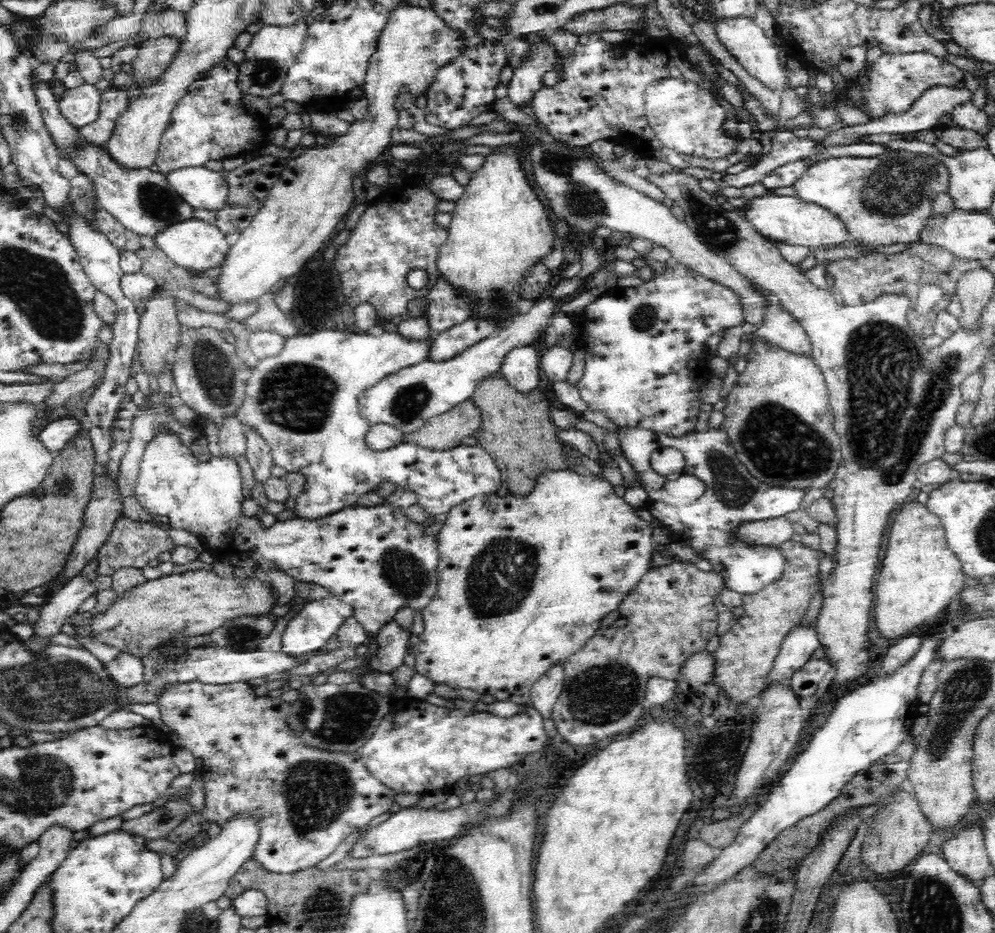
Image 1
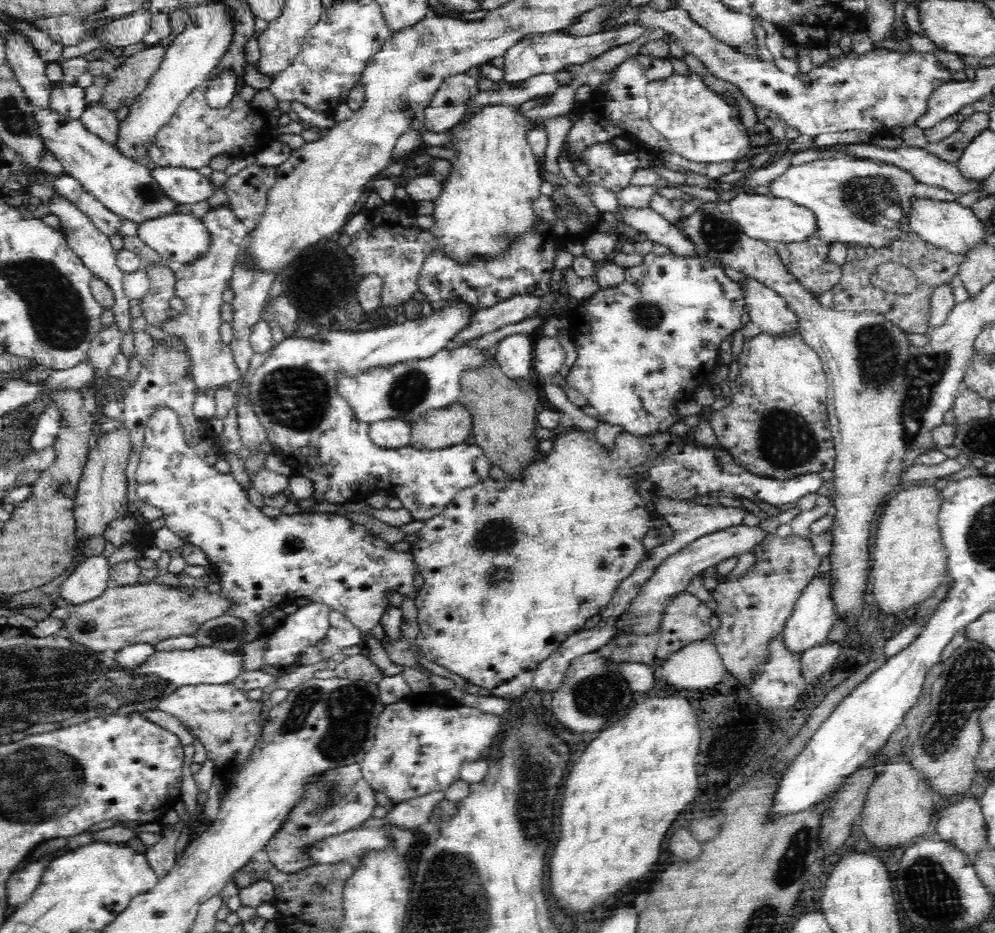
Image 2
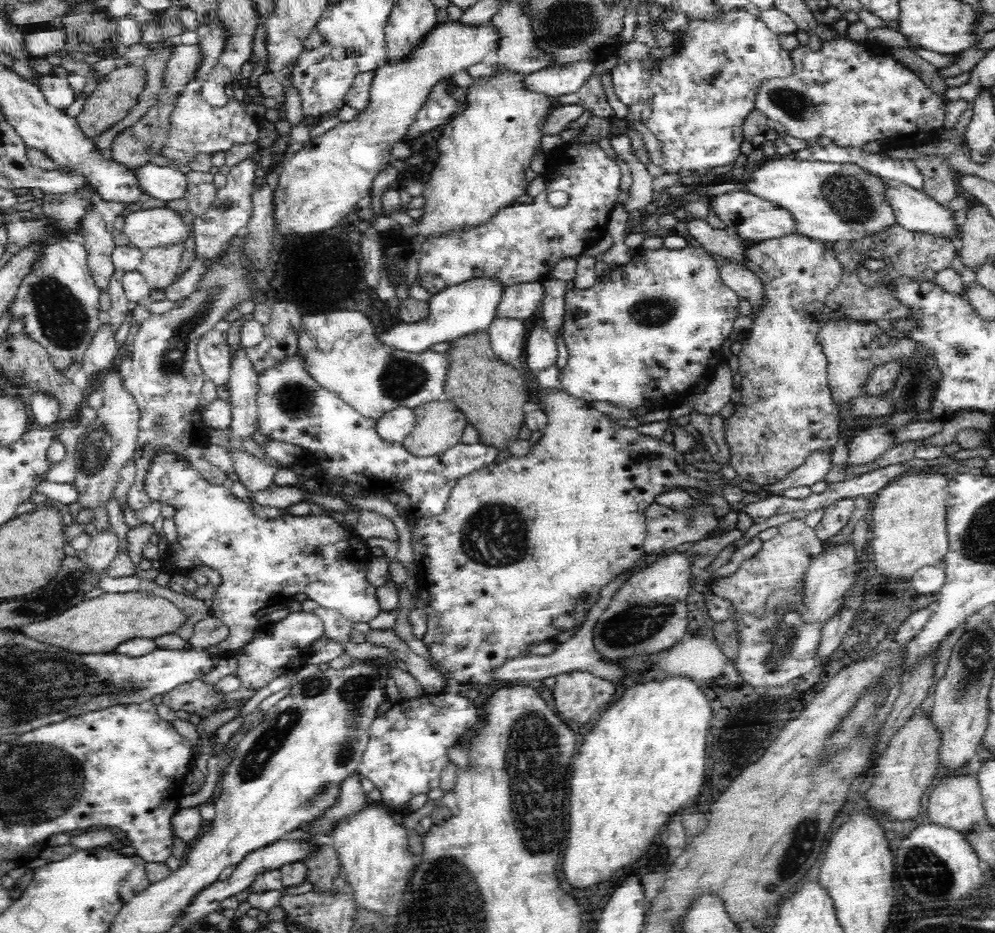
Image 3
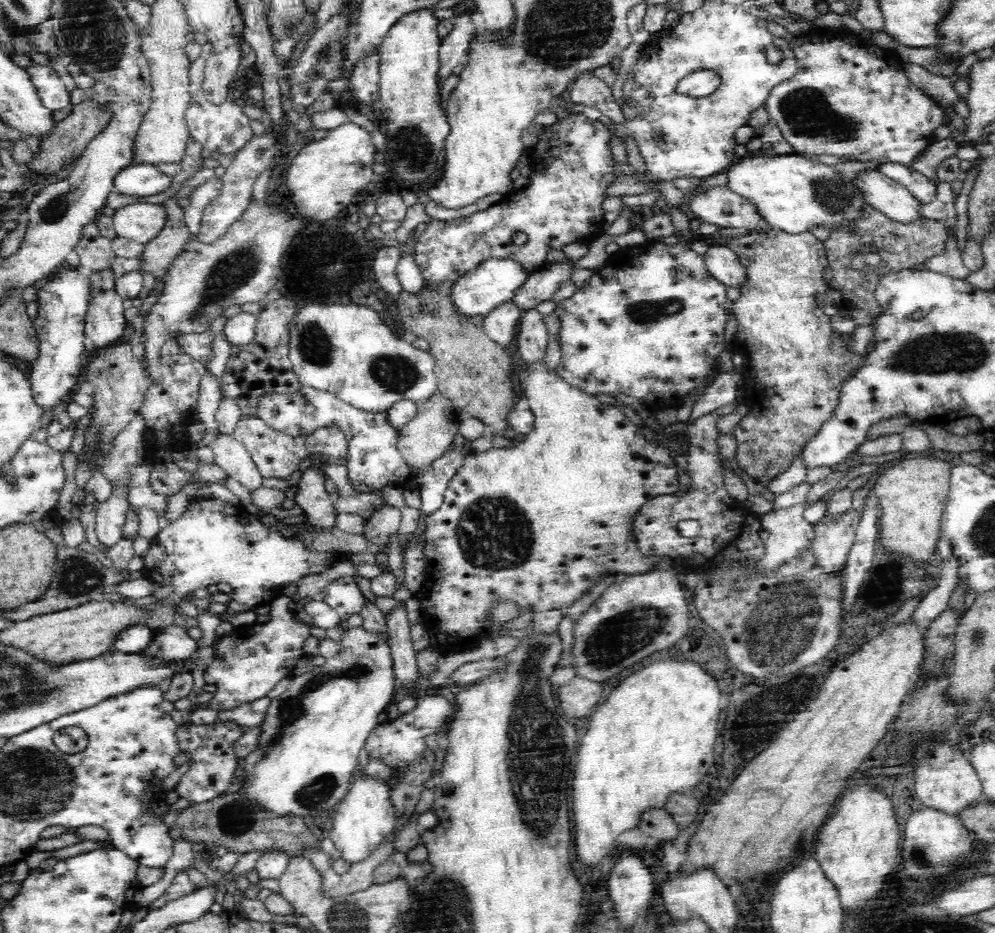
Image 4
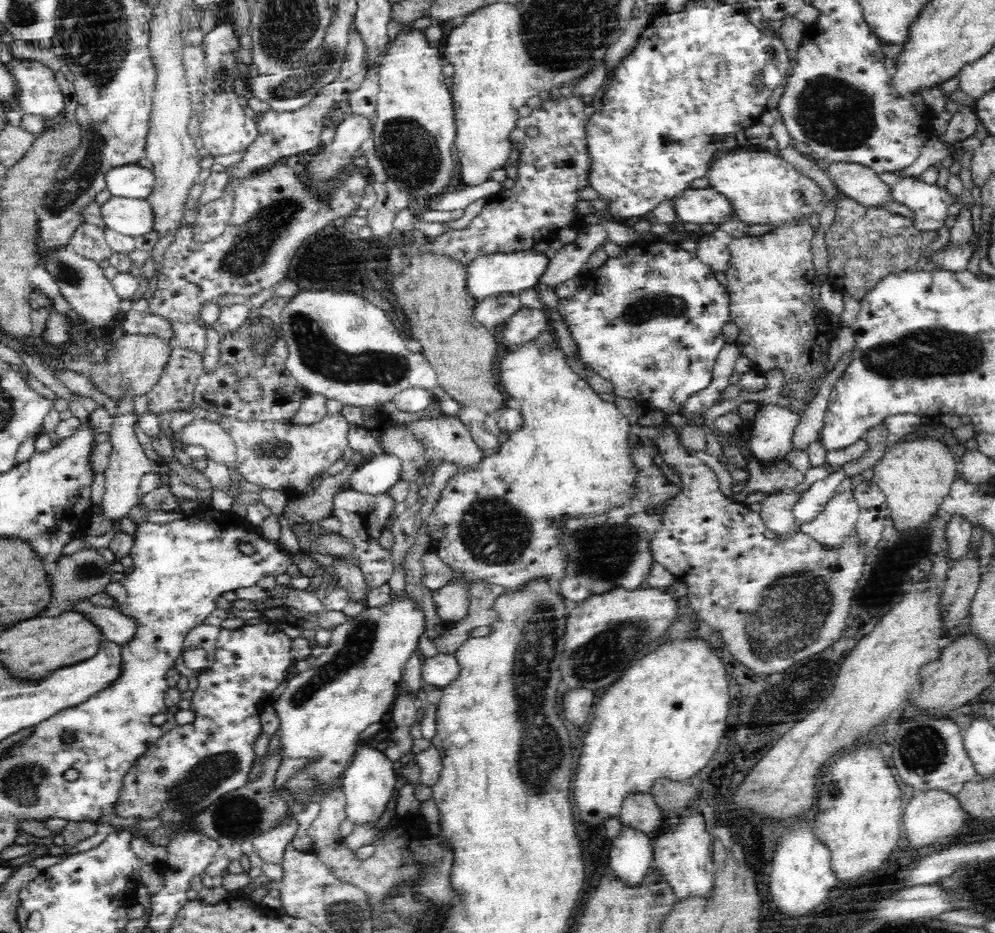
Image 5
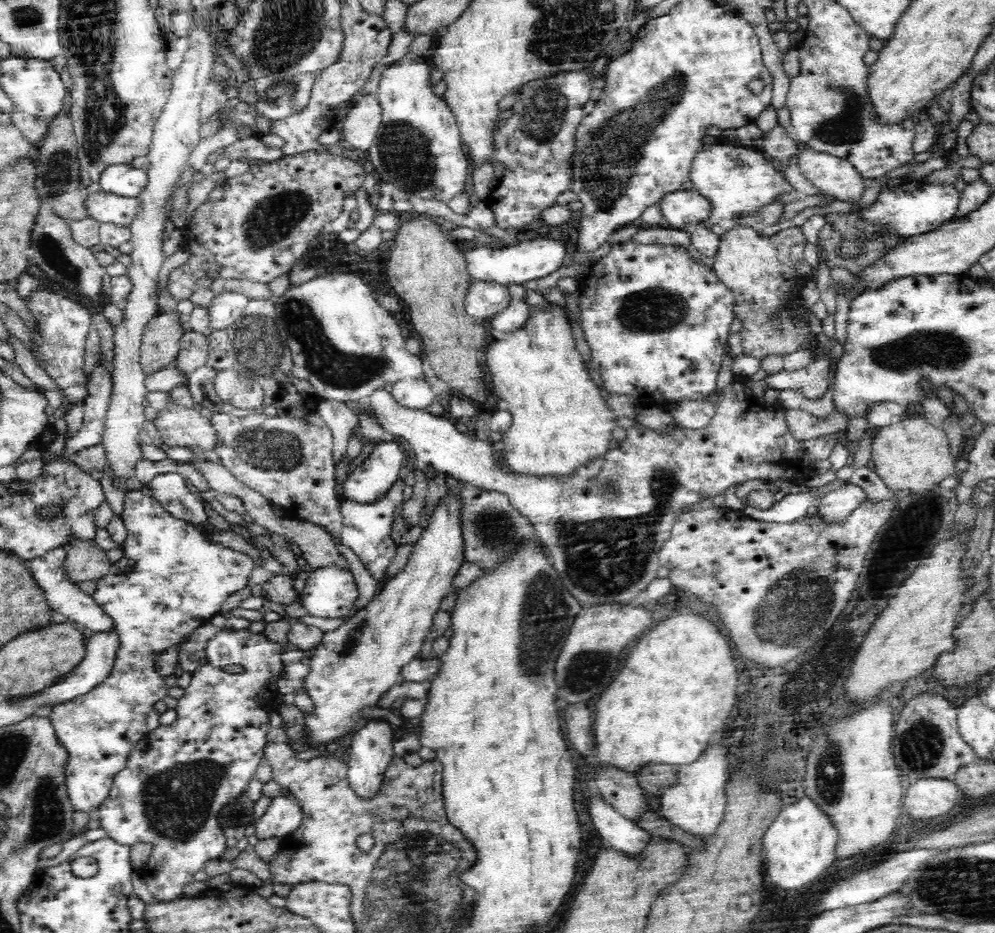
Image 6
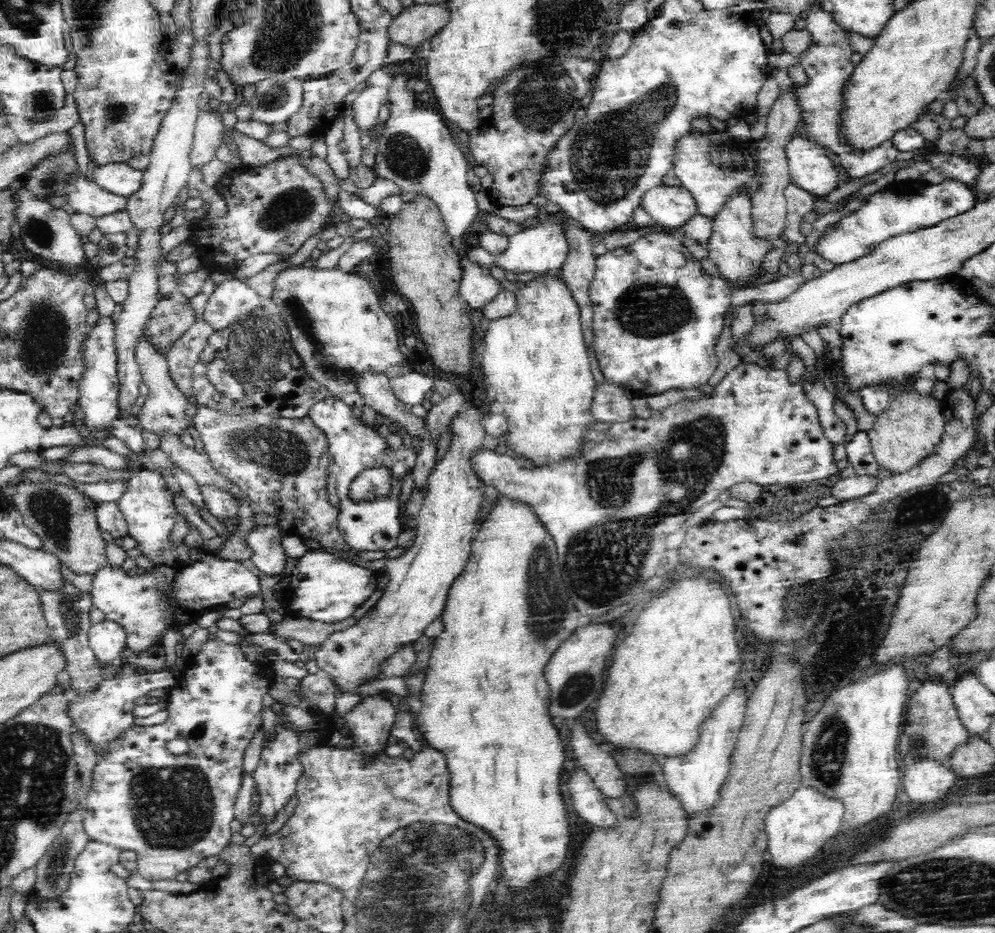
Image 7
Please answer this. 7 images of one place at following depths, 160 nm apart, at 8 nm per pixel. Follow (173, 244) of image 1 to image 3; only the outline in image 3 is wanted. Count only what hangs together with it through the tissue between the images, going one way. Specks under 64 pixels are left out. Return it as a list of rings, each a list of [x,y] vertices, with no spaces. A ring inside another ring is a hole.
[[[164,206],[148,207],[126,216],[122,232],[131,245],[144,254],[147,249],[184,243],[193,232],[190,224],[189,218],[183,218],[174,210]]]

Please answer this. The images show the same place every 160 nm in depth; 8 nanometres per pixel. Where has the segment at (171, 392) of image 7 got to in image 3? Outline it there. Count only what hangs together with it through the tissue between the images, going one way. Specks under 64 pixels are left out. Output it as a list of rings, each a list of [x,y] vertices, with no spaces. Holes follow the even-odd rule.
[[[232,448],[228,450],[233,459],[233,470],[237,474],[239,481],[244,484],[248,490],[253,493],[259,490],[266,490],[268,486],[274,484],[274,474],[278,467],[276,465],[268,465],[260,458],[248,454],[248,452],[240,452]]]

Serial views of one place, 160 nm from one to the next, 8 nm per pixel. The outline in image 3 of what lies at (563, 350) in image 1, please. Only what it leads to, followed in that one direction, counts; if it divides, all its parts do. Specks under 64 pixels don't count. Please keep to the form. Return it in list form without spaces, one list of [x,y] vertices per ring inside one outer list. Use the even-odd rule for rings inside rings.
[[[539,322],[530,330],[524,346],[524,360],[533,372],[546,370],[548,366],[554,366],[558,358],[556,339],[552,333]]]

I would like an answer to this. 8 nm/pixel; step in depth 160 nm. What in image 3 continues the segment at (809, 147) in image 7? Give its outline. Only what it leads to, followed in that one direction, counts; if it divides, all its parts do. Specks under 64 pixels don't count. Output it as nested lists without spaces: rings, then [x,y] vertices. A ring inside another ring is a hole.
[[[887,185],[884,198],[894,210],[896,222],[905,230],[928,233],[954,242],[961,233],[955,212],[930,199],[922,190],[906,185],[901,188]]]

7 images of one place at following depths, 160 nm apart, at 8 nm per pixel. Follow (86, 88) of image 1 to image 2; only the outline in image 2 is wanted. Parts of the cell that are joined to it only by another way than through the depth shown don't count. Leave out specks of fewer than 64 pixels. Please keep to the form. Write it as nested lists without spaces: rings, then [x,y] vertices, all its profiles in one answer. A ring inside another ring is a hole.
[[[64,81],[54,83],[50,90],[50,108],[61,114],[62,117],[81,120],[83,112],[89,107],[84,97],[84,88],[76,85],[69,84]]]

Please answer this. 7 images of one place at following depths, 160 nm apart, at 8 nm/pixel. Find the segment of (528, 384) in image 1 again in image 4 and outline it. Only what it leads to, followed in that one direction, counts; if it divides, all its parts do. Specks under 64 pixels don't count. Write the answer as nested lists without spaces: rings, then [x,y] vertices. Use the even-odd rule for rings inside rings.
[[[510,300],[501,306],[495,307],[484,317],[483,327],[488,338],[507,349],[516,338],[522,316],[522,311]]]

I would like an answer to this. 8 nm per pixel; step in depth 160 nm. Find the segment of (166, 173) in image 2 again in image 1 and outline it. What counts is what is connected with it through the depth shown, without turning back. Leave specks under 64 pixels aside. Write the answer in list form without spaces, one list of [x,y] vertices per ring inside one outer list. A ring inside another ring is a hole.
[[[200,166],[170,171],[165,178],[183,201],[194,209],[218,212],[226,205],[229,185],[220,171]]]

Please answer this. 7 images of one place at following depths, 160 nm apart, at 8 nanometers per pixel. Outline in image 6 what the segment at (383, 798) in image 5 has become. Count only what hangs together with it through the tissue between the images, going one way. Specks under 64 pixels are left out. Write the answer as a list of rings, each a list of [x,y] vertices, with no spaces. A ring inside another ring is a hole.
[[[386,720],[368,721],[366,726],[362,726],[358,732],[352,733],[350,748],[348,748],[347,778],[349,779],[350,788],[360,798],[370,798],[376,791],[383,786],[382,774],[395,757],[393,743],[396,737],[392,732],[392,725]]]

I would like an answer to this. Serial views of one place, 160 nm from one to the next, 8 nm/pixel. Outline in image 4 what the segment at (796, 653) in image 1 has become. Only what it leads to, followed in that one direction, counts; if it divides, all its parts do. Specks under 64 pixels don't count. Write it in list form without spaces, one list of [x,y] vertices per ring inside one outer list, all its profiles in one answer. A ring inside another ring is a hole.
[[[853,508],[836,519],[824,517],[820,522],[812,524],[814,540],[810,549],[817,558],[817,565],[826,574],[842,571],[846,566],[860,519]]]

